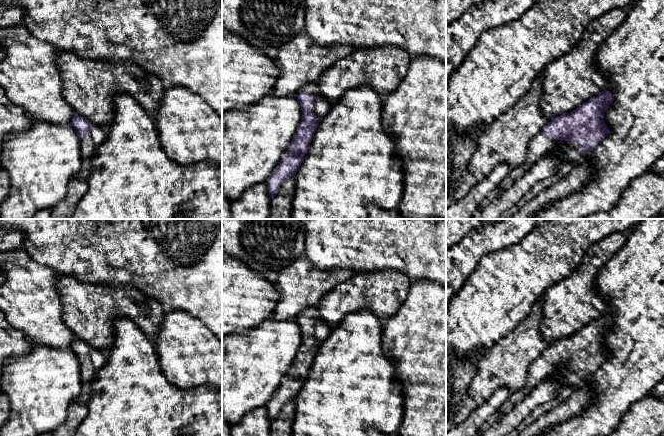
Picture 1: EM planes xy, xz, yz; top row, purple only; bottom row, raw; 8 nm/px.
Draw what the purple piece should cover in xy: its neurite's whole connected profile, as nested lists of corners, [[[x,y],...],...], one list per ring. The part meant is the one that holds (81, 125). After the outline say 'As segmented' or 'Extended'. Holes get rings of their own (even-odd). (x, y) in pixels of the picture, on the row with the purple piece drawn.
[[[75,113],[71,126],[80,140],[80,154],[84,164],[88,164],[98,147],[104,143],[106,133],[85,117]]]. Extended

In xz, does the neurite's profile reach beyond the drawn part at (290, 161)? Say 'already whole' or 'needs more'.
needs more

